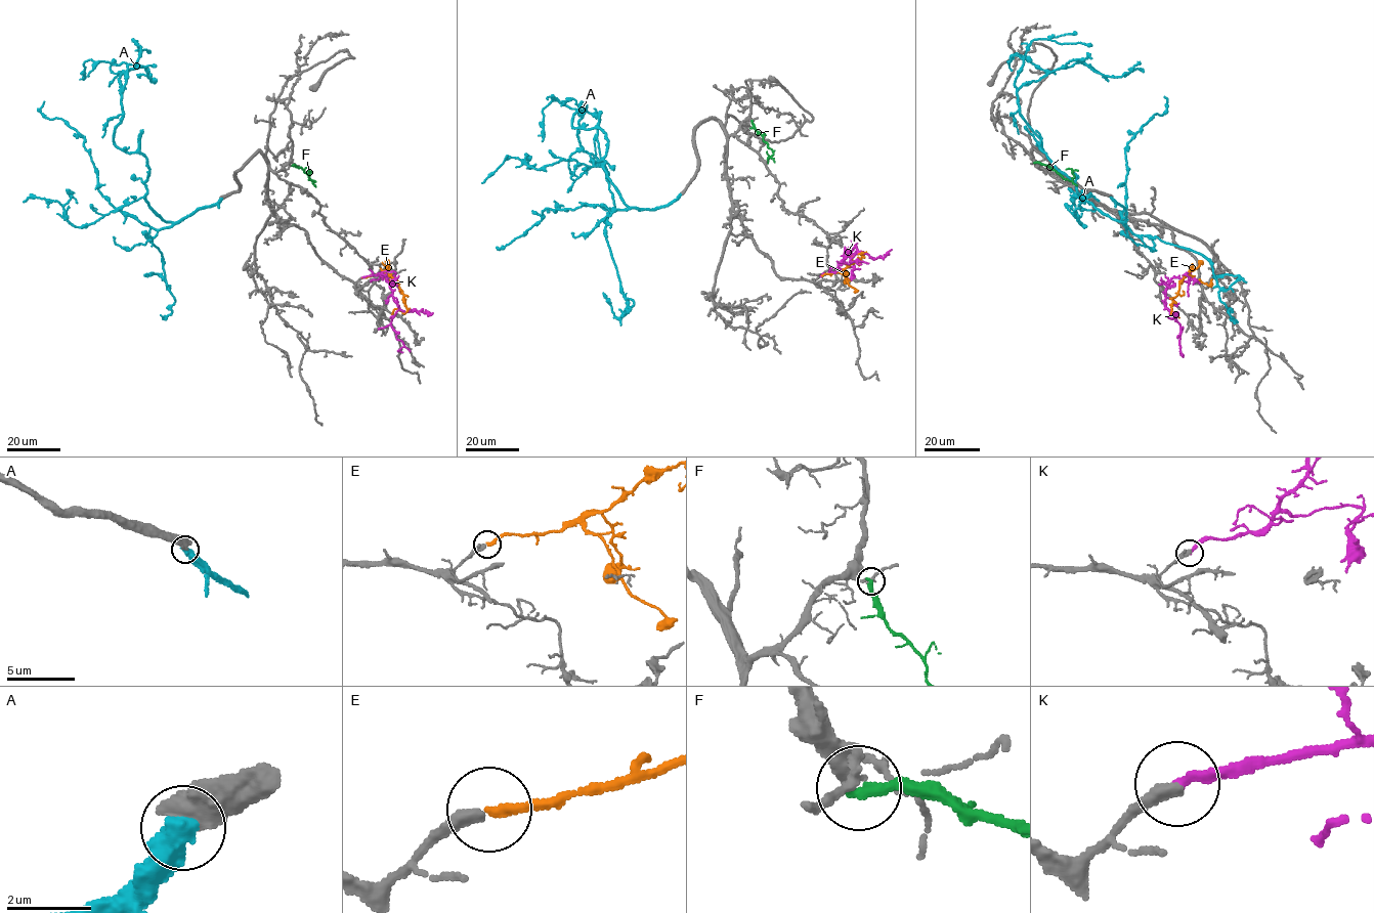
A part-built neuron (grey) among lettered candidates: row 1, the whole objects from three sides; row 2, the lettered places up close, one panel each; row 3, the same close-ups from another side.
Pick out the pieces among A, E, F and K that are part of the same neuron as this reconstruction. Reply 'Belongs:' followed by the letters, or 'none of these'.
Belongs: E

